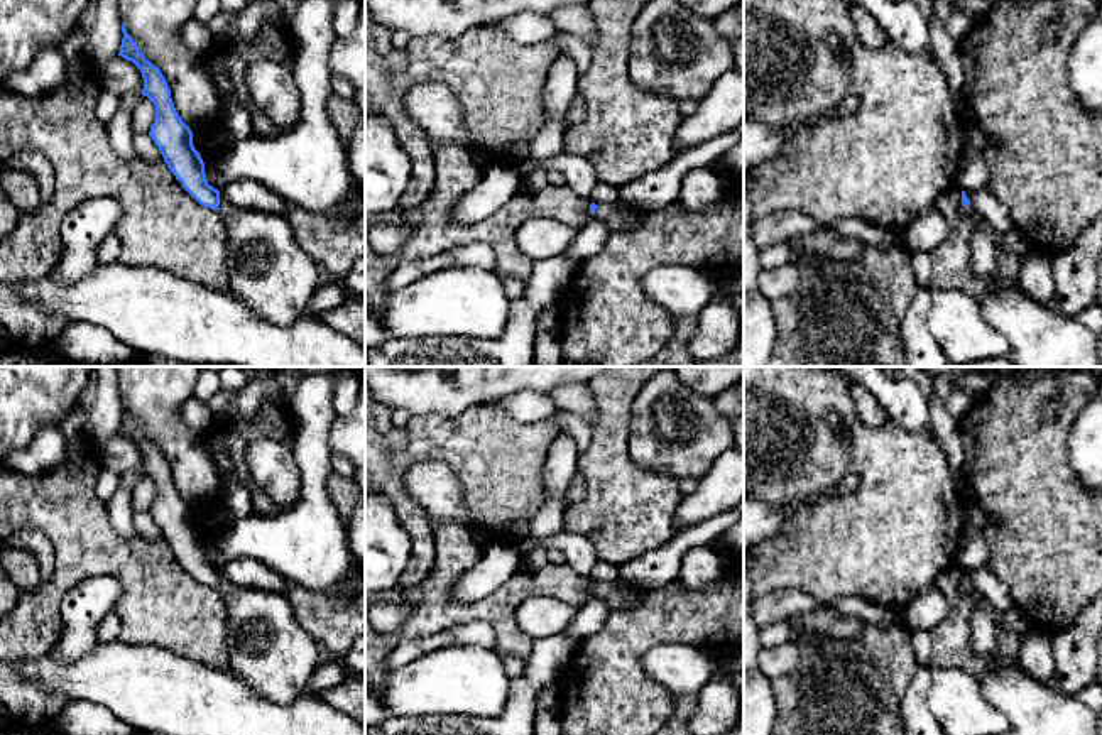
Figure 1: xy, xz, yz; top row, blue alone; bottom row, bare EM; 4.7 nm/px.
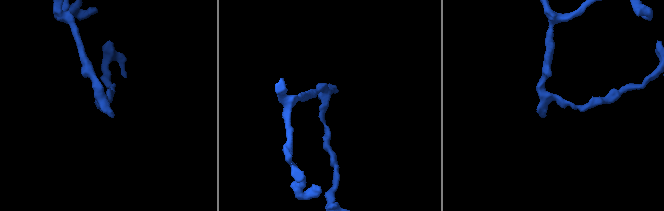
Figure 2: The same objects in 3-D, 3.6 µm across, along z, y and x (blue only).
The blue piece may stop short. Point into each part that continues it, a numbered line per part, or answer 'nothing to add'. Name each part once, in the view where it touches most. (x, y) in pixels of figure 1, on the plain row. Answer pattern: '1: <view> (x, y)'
1: xz (616, 597)

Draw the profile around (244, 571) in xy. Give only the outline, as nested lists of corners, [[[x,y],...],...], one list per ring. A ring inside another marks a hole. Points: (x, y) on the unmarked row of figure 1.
[[[254,558],[232,559],[220,571],[228,583],[240,588],[284,593],[289,585],[281,573]]]

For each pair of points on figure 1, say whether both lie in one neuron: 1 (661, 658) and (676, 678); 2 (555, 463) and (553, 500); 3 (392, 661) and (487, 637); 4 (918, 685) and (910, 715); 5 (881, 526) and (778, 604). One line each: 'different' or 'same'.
1: same
2: same
3: same
4: same
5: different

